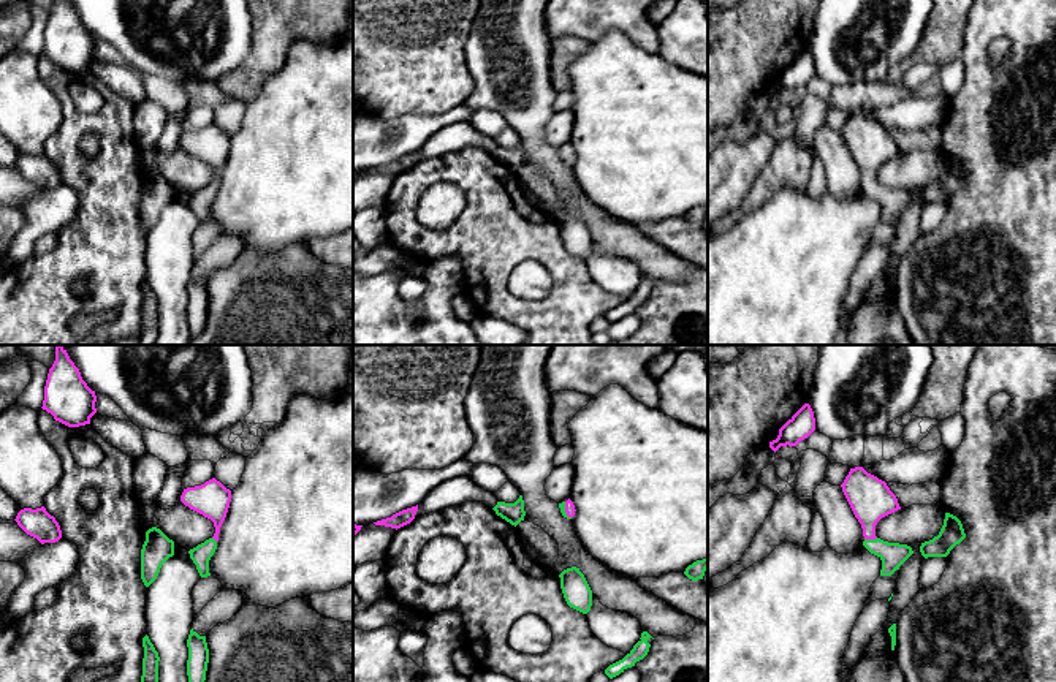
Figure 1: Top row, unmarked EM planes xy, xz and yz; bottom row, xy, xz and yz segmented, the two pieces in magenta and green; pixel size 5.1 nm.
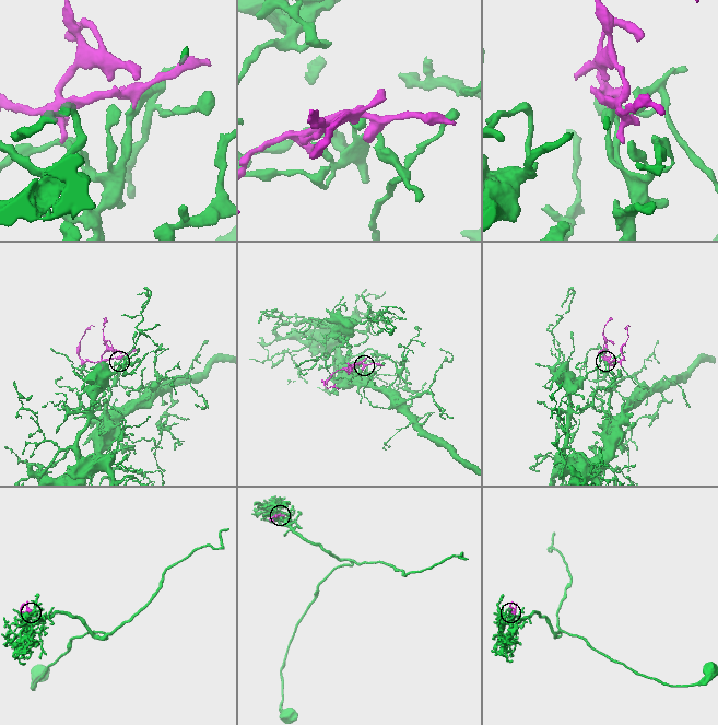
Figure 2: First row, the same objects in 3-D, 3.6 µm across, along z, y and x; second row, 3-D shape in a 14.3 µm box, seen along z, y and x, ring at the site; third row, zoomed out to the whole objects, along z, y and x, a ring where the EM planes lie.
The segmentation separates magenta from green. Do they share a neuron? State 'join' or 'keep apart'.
join

